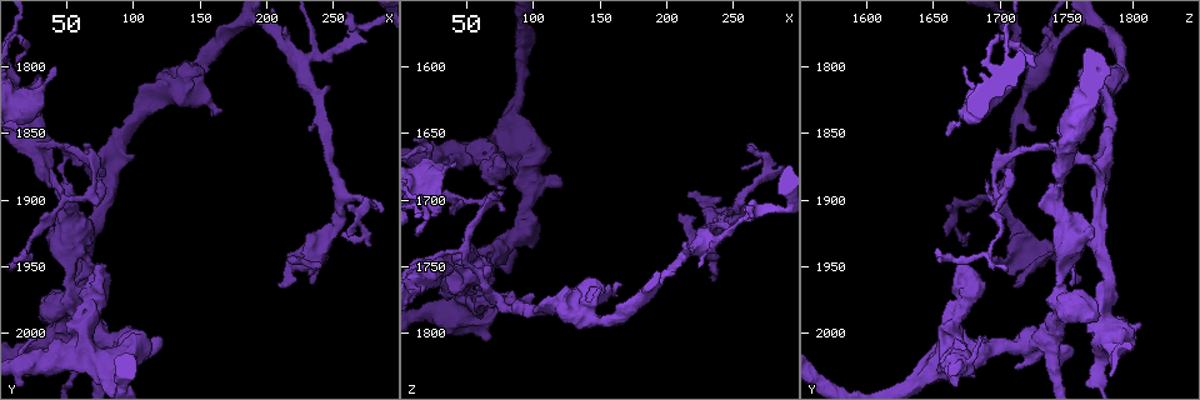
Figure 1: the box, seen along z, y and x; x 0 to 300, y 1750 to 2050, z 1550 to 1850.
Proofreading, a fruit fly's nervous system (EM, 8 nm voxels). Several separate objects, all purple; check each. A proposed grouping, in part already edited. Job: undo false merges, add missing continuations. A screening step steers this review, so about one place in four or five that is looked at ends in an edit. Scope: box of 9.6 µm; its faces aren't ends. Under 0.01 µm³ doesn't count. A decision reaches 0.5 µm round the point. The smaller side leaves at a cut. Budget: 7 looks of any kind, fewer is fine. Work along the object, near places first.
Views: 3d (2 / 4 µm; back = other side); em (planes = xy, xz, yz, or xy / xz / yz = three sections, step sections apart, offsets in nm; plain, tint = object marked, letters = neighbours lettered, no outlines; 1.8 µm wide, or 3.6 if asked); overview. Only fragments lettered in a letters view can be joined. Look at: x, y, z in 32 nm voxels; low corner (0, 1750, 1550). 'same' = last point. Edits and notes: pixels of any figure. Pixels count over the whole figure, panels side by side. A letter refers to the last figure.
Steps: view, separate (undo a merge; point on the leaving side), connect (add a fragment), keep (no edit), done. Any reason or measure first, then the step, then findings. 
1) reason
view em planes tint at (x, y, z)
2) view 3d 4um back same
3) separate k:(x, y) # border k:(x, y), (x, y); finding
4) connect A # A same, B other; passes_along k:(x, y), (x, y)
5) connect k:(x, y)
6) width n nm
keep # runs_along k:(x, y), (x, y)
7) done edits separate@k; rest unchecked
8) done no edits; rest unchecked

branch point
view 3d 2um at (266, 1772, 1710)

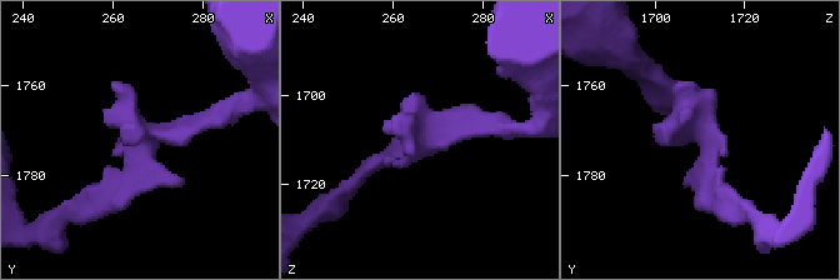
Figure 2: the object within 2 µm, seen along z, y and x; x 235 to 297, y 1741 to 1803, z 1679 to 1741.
need the tissue
view em yz step 8 tint at (268, 1771, 1711)

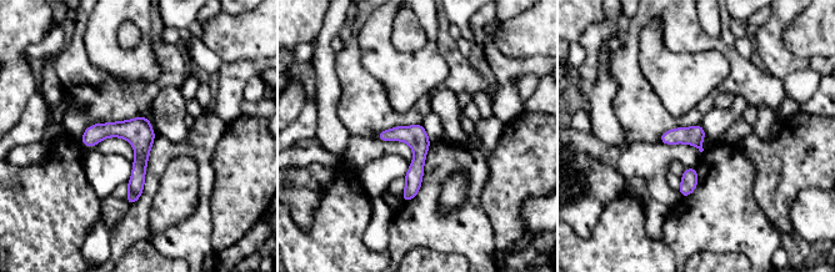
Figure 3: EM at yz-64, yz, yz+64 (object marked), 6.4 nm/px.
view em planes letters same

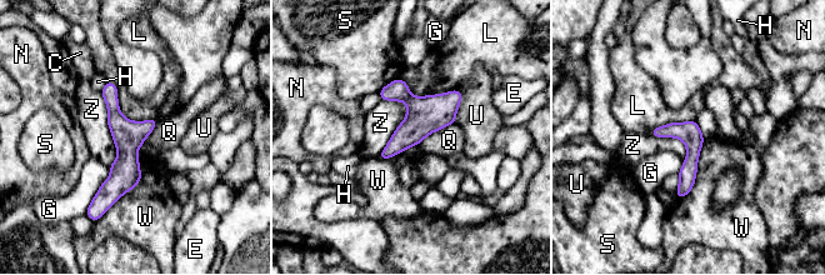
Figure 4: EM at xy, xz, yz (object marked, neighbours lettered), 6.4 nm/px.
width 150 nm
keep # C other, E other, G other, H other, L other, N other, Q other, S other, U other, W other, Z other; runs_along 4:(110, 85), (125, 175), (105, 205); all the same cell

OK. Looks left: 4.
abrupt turn
view 3d 4um at (274, 1902, 1670)

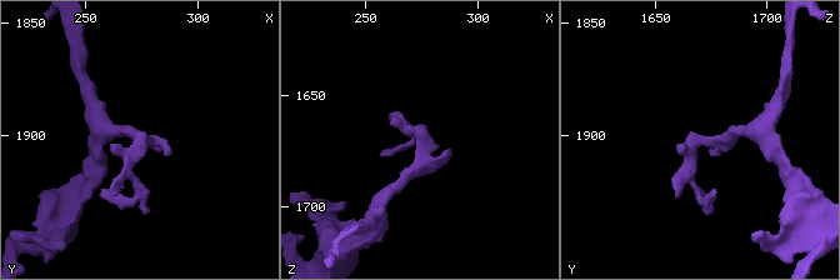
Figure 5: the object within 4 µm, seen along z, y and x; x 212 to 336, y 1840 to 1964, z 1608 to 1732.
need the tissue
view em planes plain at (274, 1903, 1670)

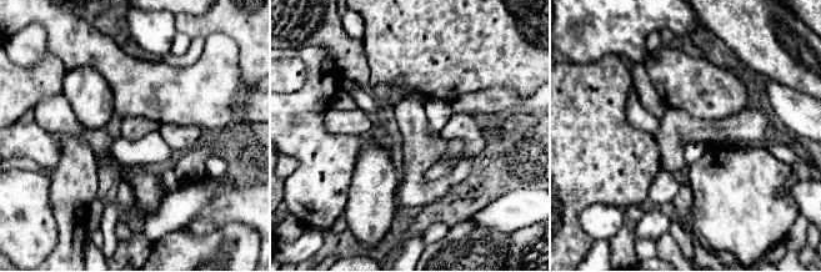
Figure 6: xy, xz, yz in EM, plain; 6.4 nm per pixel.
see the neighbours
view em planes letters same

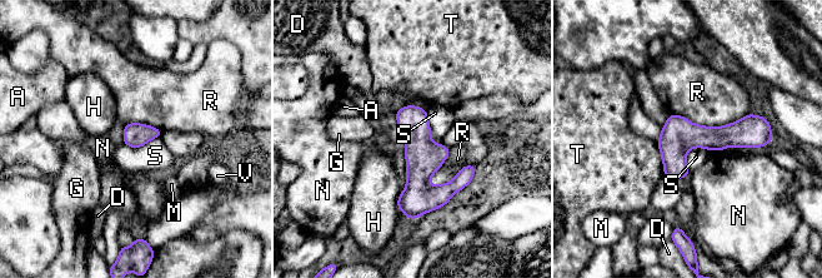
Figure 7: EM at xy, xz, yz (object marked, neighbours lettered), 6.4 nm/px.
keep # A other, D other, G other, H other, M other, N other, R other, S other, T other, V other; runs_along 7:(767, 133), (693, 137), (666, 172); continuous, no second cell

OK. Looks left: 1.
done no edits; rest unchecked

